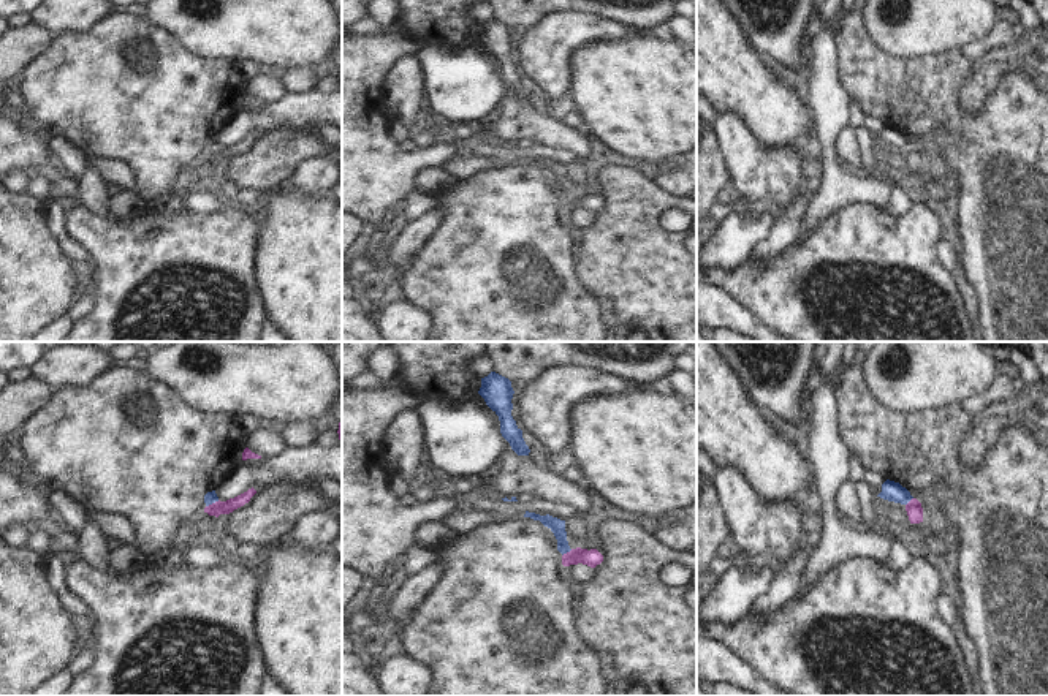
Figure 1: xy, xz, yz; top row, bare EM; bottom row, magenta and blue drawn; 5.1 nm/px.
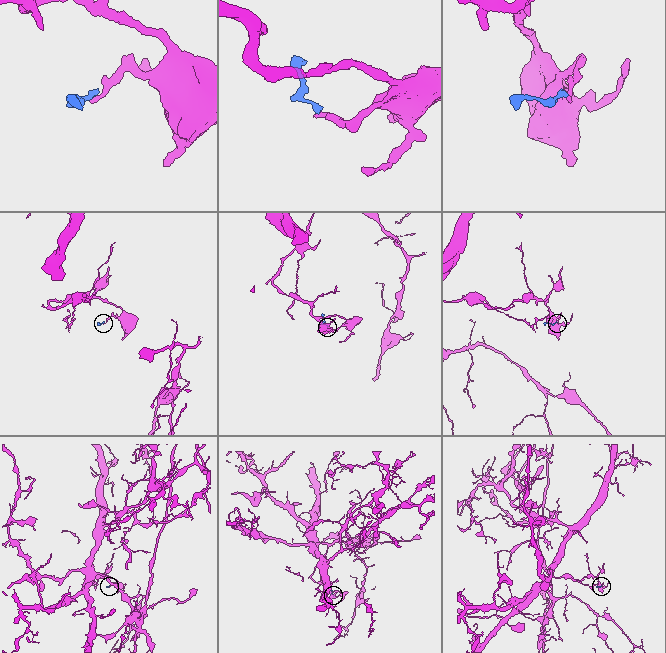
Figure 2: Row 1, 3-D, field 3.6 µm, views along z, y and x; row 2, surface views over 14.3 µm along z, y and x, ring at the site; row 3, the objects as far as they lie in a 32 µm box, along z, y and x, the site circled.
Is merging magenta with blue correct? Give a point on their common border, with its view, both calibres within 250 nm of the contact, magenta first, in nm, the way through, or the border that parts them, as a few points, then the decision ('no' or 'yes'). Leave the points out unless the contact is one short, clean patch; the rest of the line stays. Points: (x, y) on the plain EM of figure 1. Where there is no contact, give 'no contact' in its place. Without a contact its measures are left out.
contact xy (212, 149); calibres 70 and 60 nm; border xy (219, 146), (206, 152); no

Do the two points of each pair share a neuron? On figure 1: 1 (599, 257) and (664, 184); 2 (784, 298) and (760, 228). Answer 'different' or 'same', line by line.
1: different
2: different

